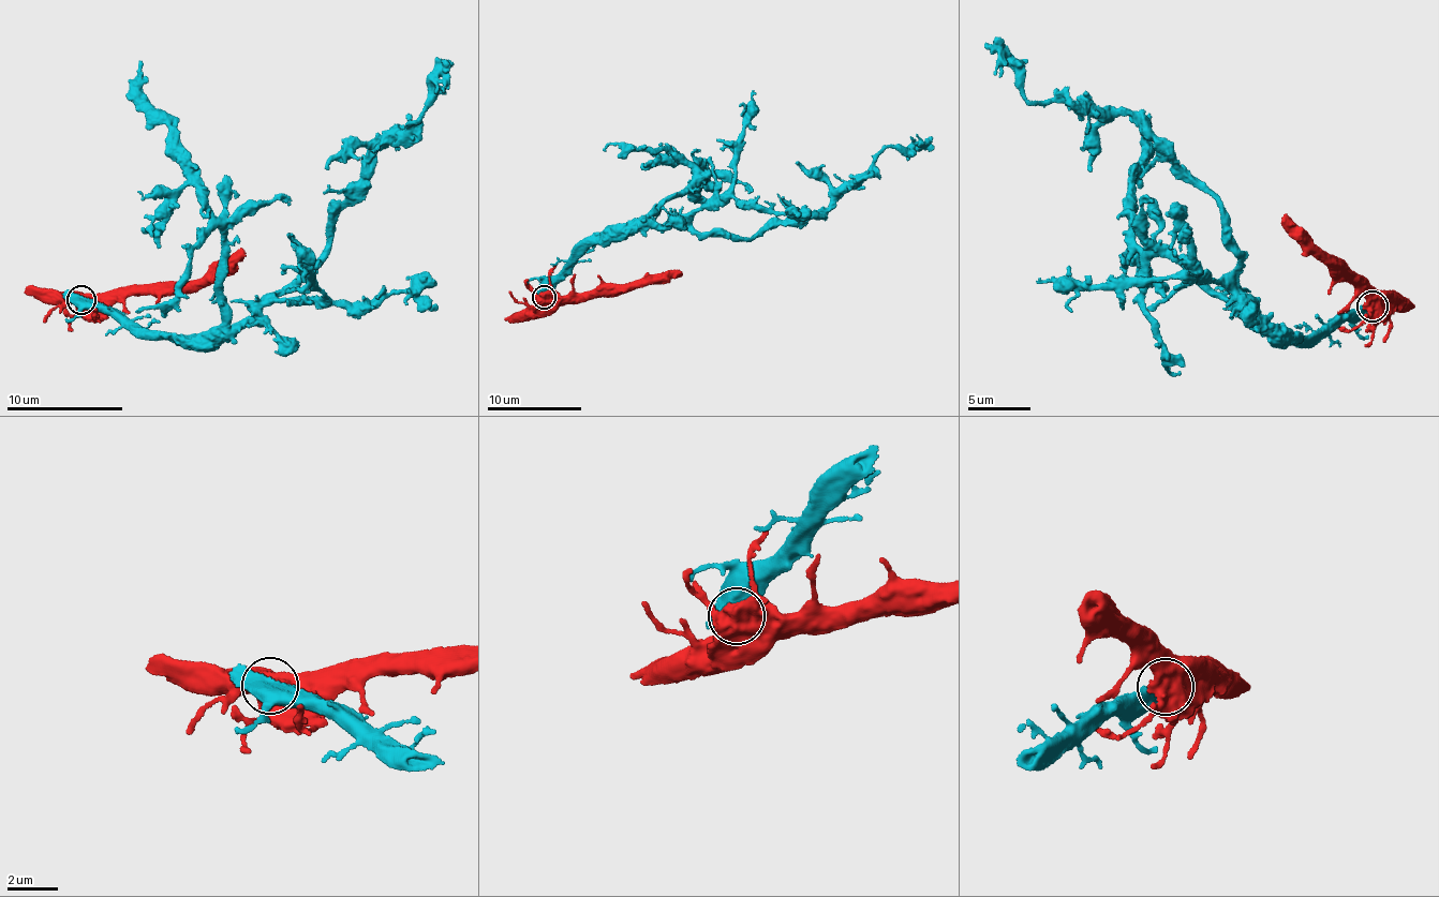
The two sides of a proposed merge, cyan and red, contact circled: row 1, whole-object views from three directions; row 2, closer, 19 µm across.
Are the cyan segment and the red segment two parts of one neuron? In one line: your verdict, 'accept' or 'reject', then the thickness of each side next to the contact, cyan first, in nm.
reject | 600/850 nm

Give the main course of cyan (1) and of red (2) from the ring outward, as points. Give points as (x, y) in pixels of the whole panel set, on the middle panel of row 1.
1: (545, 297), (593, 243), (682, 224), (745, 240), (791, 225), (855, 188), (884, 149), (902, 151), (933, 138)
2: (545, 297), (553, 300), (683, 274)

